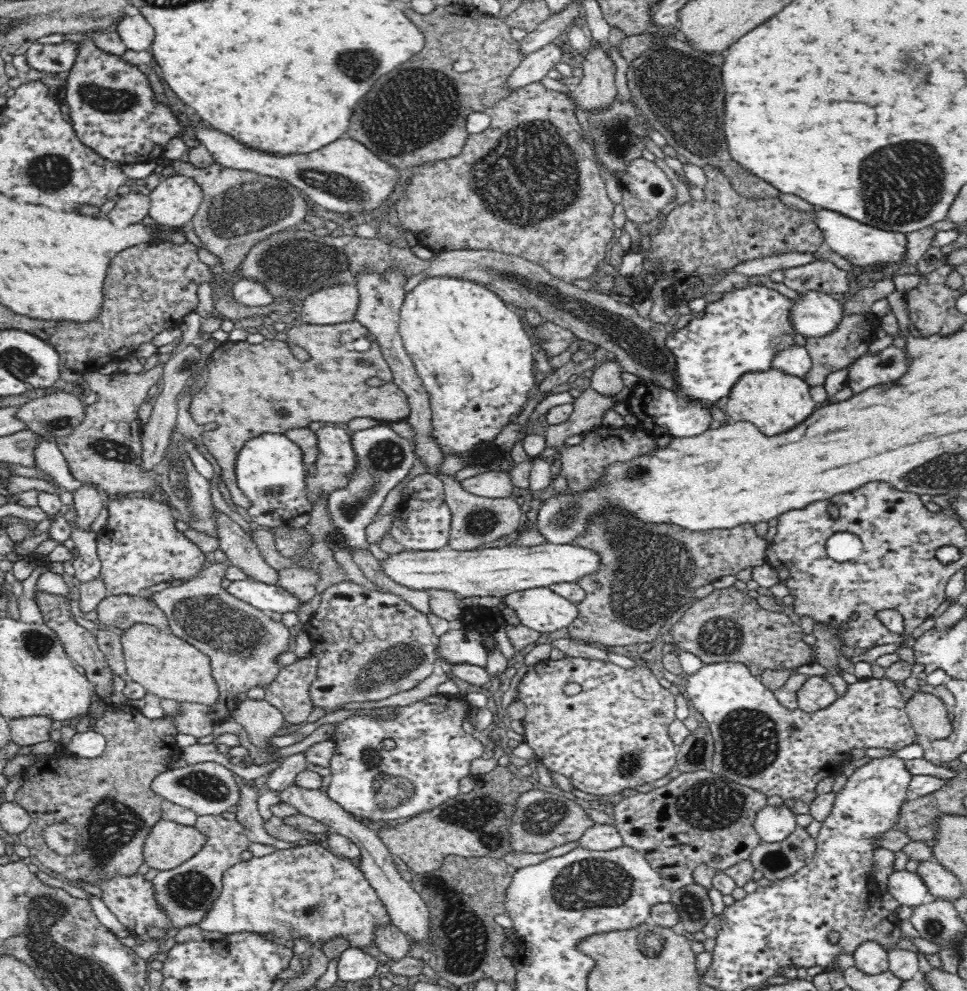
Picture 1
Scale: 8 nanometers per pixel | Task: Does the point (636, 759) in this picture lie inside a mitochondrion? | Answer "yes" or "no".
yes

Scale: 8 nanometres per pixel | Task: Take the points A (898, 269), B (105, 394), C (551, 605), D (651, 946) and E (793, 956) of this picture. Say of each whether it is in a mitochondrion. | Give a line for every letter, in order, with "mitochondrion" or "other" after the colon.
A: other
B: other
C: other
D: mitochondrion
E: other

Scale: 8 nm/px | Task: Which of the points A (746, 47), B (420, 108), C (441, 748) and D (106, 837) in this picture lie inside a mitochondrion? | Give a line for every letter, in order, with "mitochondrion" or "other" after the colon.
A: other
B: mitochondrion
C: other
D: mitochondrion

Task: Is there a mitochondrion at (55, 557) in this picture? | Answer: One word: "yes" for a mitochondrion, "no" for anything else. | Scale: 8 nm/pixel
no

